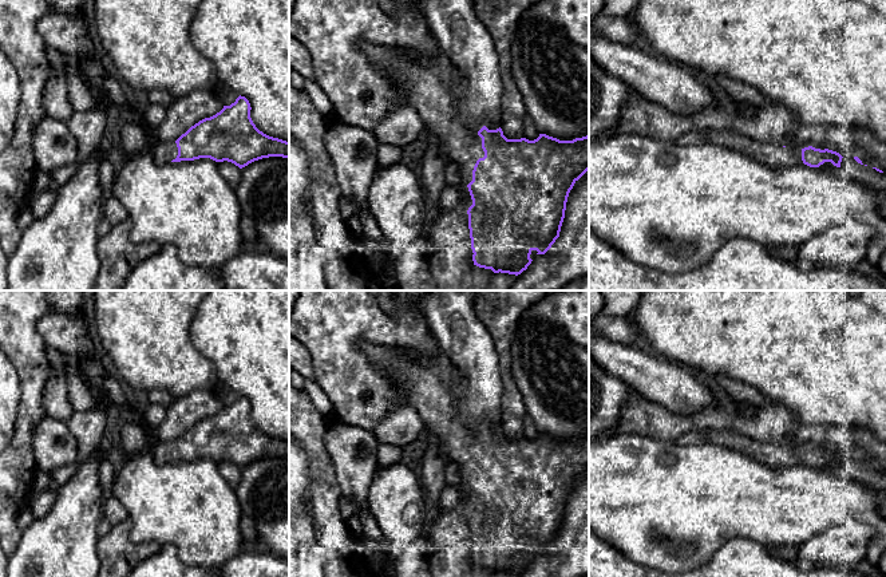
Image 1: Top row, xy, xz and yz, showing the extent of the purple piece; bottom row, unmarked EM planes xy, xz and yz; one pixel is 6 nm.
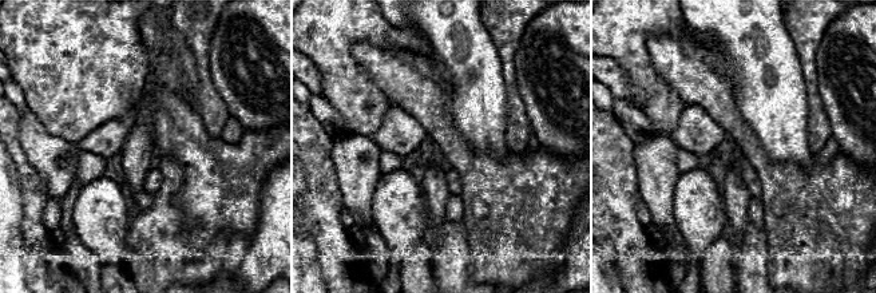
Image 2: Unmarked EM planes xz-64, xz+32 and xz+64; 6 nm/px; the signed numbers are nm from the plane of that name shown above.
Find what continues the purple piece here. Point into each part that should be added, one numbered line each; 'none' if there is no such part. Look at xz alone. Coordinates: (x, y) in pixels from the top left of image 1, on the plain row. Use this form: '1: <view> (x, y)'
1: xz (435, 403)

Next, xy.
1: xy (162, 451)

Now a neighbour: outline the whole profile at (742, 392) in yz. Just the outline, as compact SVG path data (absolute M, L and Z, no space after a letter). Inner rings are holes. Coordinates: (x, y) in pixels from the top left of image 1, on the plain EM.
M715 375L713 378L737 403L749 403L756 407L778 404L747 383L725 375Z

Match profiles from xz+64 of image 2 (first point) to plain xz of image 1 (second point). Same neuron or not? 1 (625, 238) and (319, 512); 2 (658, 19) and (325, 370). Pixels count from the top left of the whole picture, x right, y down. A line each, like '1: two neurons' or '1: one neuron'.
1: one neuron
2: one neuron

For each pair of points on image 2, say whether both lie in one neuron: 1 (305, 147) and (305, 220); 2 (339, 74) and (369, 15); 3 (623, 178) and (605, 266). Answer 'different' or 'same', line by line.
1: same
2: same
3: different

